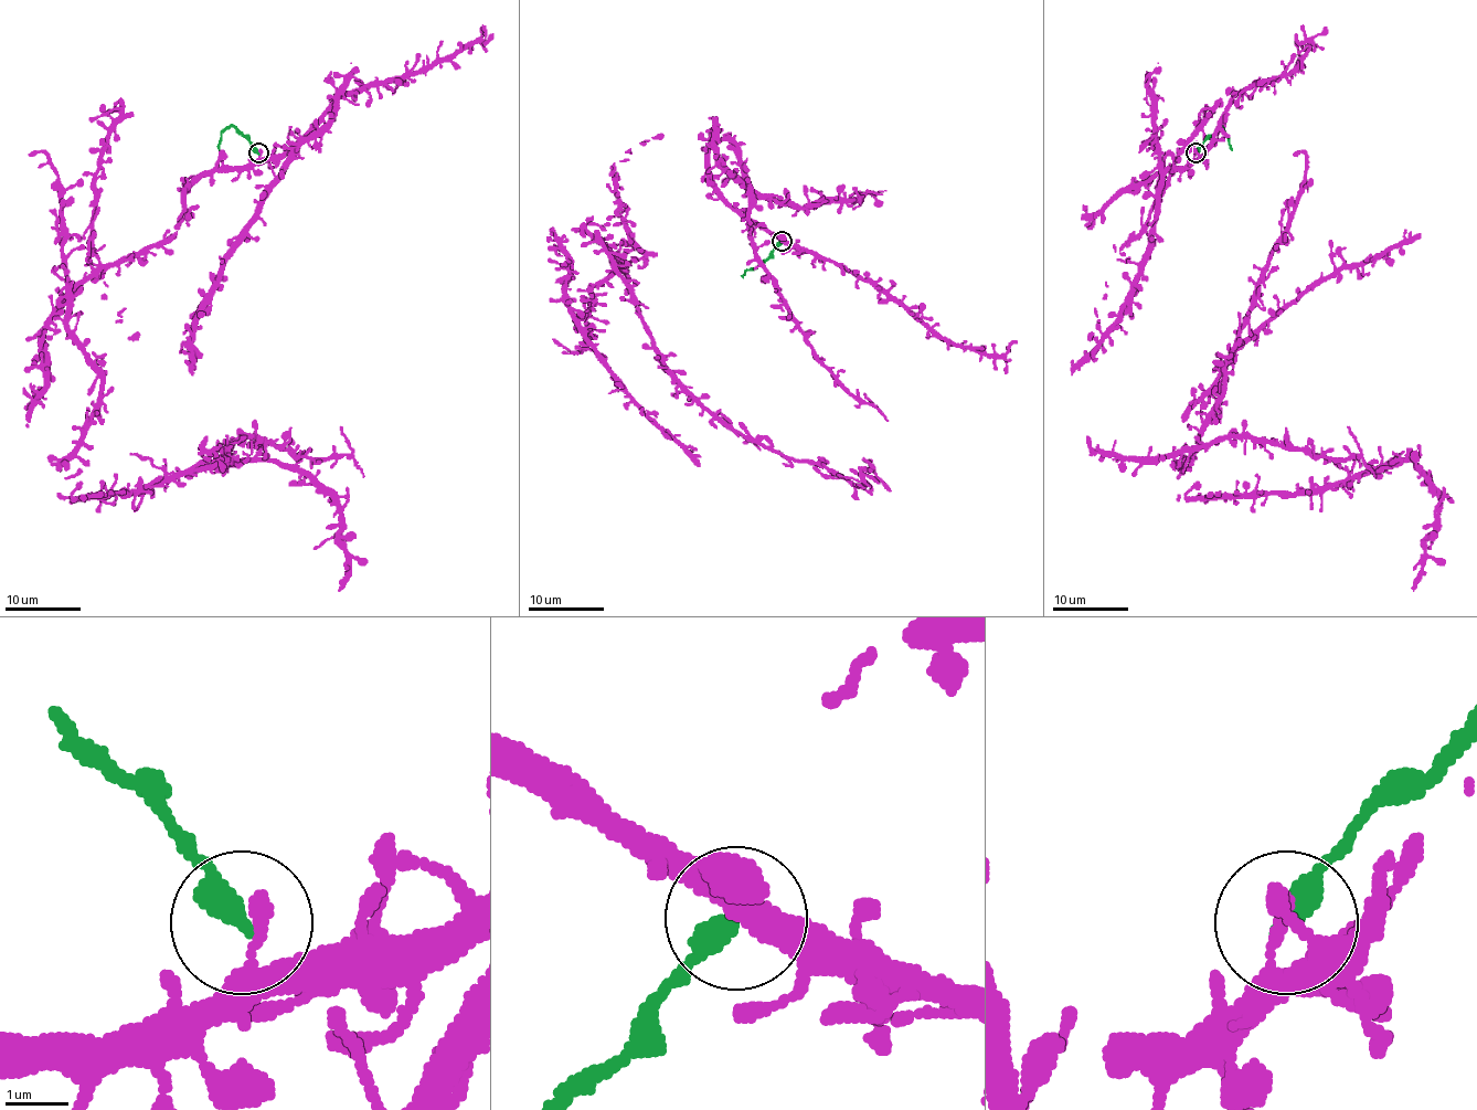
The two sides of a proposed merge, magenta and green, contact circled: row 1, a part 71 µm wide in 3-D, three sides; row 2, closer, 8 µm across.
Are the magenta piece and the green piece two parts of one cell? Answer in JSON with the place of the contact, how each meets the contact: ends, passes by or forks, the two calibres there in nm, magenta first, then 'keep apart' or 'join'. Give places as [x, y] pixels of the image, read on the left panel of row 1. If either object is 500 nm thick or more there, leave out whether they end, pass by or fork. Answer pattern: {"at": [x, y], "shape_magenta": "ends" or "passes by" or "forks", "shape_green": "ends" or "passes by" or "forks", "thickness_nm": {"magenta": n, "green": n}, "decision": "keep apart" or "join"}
{"at": [258, 152], "shape_magenta": "ends", "shape_green": "ends", "thickness_nm": {"magenta": 240, "green": 400}, "decision": "keep apart"}

